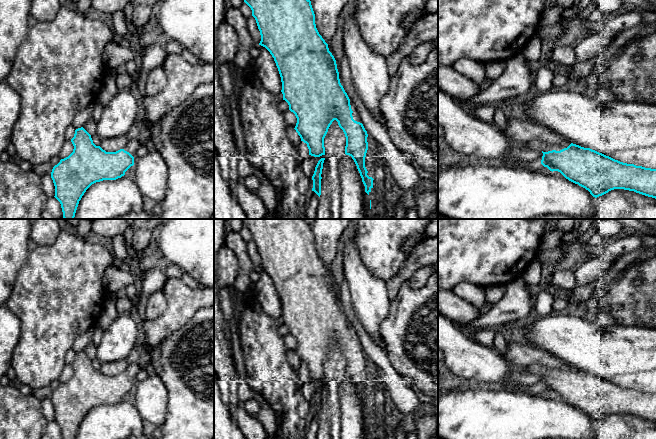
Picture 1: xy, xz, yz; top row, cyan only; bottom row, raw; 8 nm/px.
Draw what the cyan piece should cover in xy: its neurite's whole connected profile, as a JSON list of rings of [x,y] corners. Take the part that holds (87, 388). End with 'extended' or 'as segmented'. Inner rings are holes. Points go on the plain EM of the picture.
[[[83,351],[75,354],[71,366],[73,376],[51,396],[54,421],[60,426],[63,439],[75,439],[79,425],[92,408],[124,400],[134,389],[136,375],[142,368],[140,364],[129,363],[124,373],[106,376],[93,367]]] | extended

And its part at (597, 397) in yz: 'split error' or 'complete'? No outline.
split error

